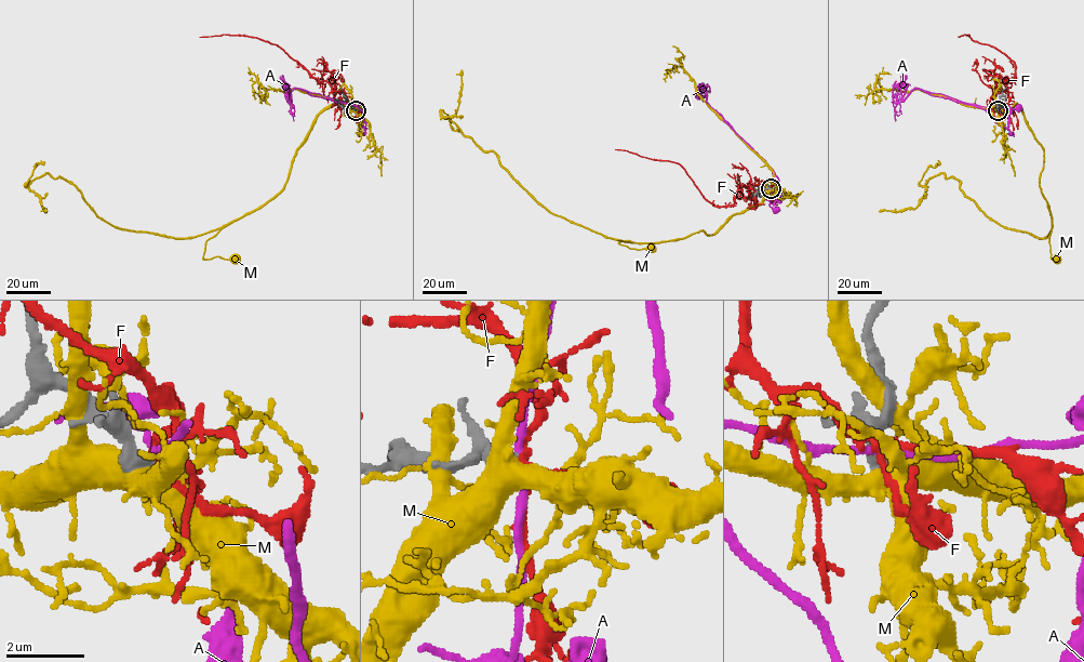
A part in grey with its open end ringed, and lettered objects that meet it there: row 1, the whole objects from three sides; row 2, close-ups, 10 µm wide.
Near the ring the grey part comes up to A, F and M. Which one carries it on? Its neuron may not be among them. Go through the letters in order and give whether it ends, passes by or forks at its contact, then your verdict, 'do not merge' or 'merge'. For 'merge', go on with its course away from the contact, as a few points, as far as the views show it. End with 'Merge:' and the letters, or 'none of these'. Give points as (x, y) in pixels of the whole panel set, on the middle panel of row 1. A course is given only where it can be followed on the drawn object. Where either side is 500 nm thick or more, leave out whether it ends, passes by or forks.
A: it passes by | do not merge
F: it forks | do not merge
M: it forks | do not merge
Merge: none of these

